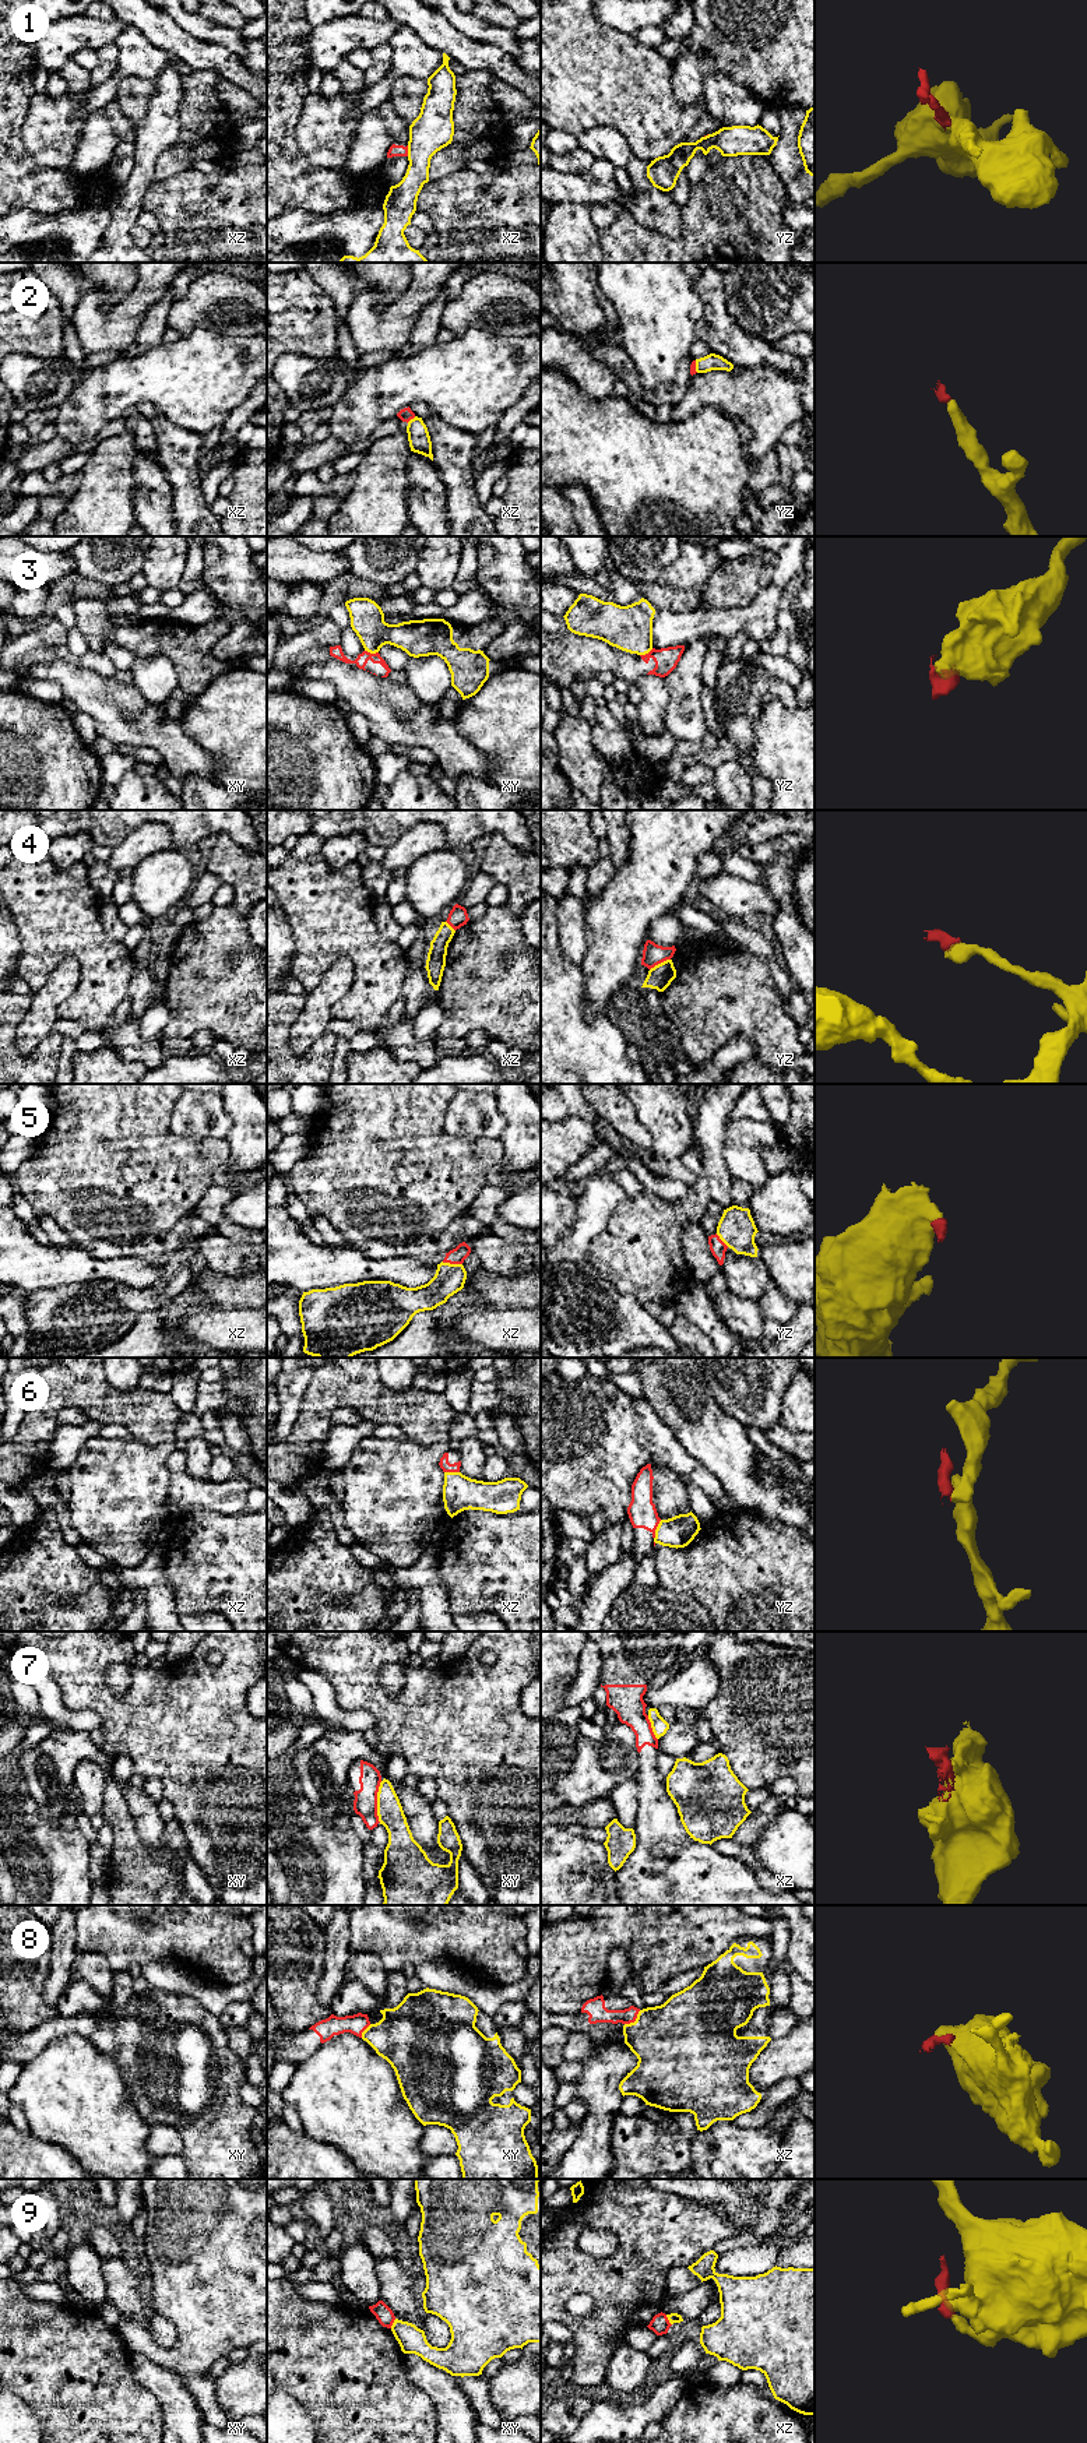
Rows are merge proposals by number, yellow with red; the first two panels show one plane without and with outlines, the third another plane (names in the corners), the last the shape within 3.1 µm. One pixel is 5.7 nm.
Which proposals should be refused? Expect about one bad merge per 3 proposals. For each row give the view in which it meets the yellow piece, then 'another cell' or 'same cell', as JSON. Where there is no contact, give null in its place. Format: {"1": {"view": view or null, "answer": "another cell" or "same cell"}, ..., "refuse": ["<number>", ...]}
{"1": {"view": "xz", "answer": "another cell"}, "2": {"view": "xz", "answer": "same cell"}, "3": {"view": "xy", "answer": "another cell"}, "4": {"view": "yz", "answer": "another cell"}, "5": {"view": "xz", "answer": "same cell"}, "6": {"view": "yz", "answer": "another cell"}, "7": {"view": "xy", "answer": "another cell"}, "8": {"view": "xz", "answer": "same cell"}, "9": {"view": "xz", "answer": "another cell"}, "refuse": ["1", "3", "4", "6", "7", "9"]}

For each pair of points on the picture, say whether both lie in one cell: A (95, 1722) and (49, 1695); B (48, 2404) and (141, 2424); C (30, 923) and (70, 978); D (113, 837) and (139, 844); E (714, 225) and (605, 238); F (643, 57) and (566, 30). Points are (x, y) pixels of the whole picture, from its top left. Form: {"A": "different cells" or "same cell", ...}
{"A": "same cell", "B": "same cell", "C": "different cells", "D": "different cells", "E": "same cell", "F": "same cell"}

